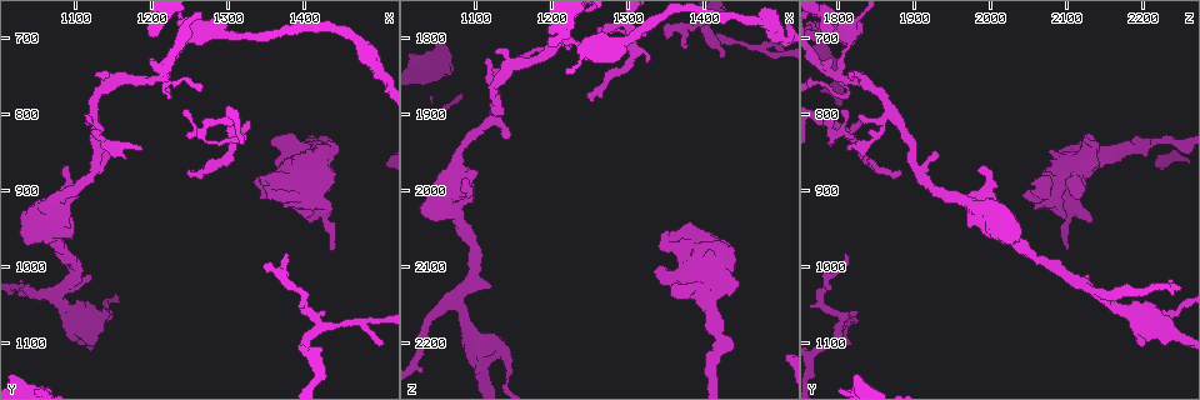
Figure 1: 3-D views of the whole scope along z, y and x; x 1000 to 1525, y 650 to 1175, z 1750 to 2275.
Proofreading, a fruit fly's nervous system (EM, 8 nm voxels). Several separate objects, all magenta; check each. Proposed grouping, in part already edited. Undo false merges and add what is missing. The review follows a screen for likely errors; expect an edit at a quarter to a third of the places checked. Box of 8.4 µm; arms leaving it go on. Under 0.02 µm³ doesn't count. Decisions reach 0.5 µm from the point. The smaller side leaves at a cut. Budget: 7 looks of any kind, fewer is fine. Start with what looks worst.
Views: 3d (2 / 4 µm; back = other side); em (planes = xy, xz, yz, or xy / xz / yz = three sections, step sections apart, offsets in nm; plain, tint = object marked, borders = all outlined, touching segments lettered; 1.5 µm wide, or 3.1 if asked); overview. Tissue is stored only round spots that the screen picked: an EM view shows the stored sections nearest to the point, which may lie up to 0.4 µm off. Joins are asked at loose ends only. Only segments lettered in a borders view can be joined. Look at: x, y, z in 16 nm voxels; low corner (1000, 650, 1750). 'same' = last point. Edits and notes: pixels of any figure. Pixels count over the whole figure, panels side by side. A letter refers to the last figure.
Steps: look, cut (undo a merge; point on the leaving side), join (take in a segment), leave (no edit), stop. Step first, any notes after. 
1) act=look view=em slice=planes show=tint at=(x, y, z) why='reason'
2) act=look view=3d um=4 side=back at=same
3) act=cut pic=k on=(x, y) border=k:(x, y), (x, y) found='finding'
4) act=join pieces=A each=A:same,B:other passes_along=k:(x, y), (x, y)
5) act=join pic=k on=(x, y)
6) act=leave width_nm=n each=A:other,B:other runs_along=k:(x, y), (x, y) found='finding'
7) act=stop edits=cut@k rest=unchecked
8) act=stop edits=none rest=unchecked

act=look view=em slice=planes show=borders at=(1435, 975, 2100) why='free end'

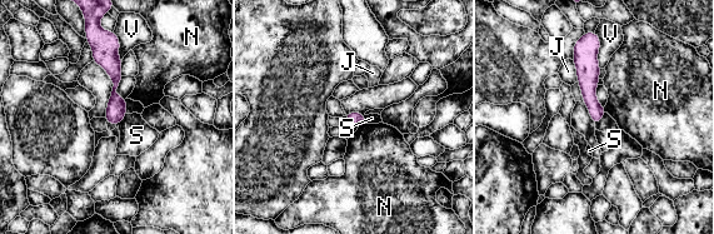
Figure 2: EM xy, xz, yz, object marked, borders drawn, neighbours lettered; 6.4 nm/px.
act=leave each=J:other,N:other,S:other,V:other border=2:(126, 114), (116, 125) found='no lettered segment goes on from it'

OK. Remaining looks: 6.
act=look view=em slice=xy step=8 show=tint at=(1215, 750, 1800) why='thick turns thin'

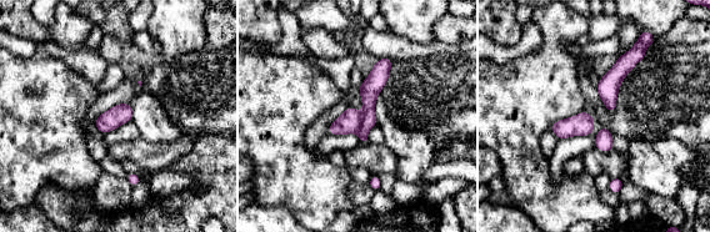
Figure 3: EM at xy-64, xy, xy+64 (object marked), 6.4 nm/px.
act=look view=em slice=planes show=borders at=same

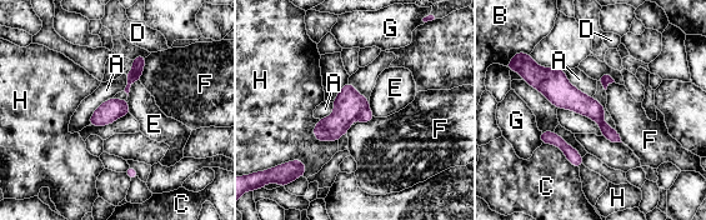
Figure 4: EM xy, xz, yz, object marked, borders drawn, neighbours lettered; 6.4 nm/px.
act=cut pic=4 on=(366, 115) each=A:other,B:other,C:other,D:other,E:other,F:other,G:other,H:other border=4:(367, 108), (356, 118) found='two neurons meet here'

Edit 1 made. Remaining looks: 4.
act=look view=em slice=xy step=8 show=tint at=(1250, 880, 1885) why='thin end'

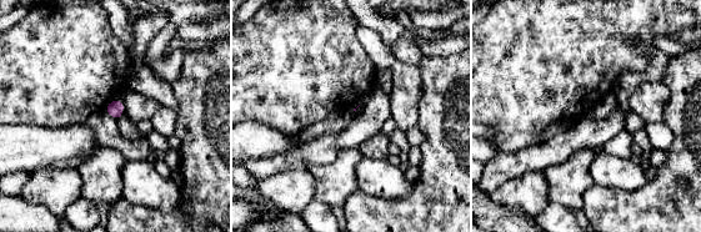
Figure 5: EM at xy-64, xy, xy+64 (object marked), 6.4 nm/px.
act=look view=em slice=planes show=borders at=same

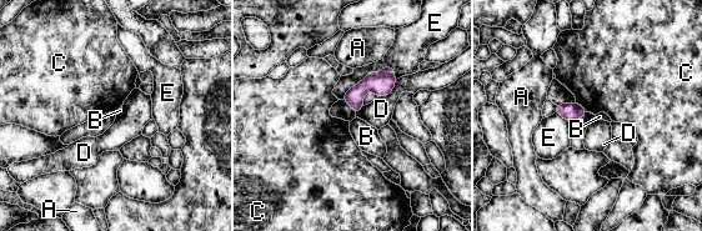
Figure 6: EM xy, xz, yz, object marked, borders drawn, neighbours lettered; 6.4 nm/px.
act=leave longest_contact=E:400nm each=A:other,B:other,C:other,D:other,E:other border=6:(396, 80), (385, 96), (377, 98) found='none of them fits'

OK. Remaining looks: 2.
act=stop edits=cut@4 rest=unchecked

